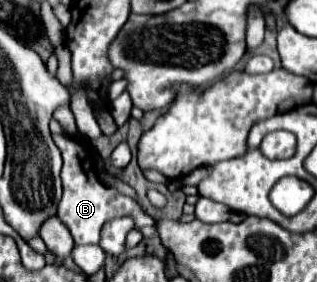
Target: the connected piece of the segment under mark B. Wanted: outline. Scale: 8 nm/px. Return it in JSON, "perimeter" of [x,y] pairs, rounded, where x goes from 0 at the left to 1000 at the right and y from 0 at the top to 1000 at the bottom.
{"perimeter":[[[170,475],[164,489],[170,489],[170,504],[189,504],[189,539],[202,560],[202,589],[196,589],[189,617],[199,688],[189,723],[183,723],[183,773],[196,780],[196,794],[208,794],[208,809],[221,816],[221,830],[246,872],[309,865],[322,801],[341,780],[372,773],[372,766],[410,766],[435,816],[454,801],[492,794],[492,780],[479,766],[467,766],[423,709],[372,688],[366,674],[353,674],[322,649],[303,596],[303,553],[284,532],[271,532],[246,496],[221,489],[215,475]]]}

